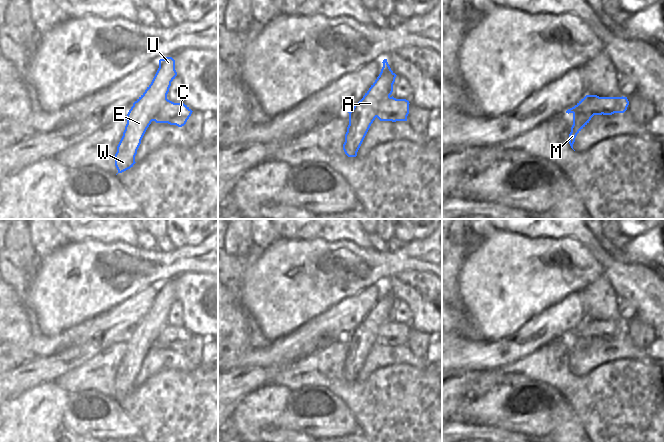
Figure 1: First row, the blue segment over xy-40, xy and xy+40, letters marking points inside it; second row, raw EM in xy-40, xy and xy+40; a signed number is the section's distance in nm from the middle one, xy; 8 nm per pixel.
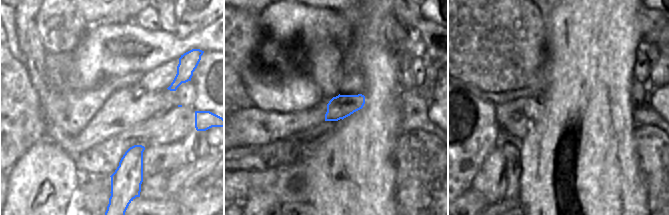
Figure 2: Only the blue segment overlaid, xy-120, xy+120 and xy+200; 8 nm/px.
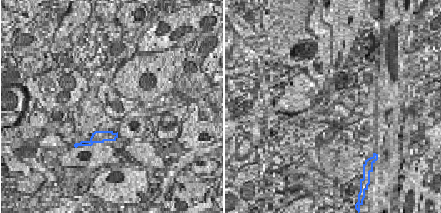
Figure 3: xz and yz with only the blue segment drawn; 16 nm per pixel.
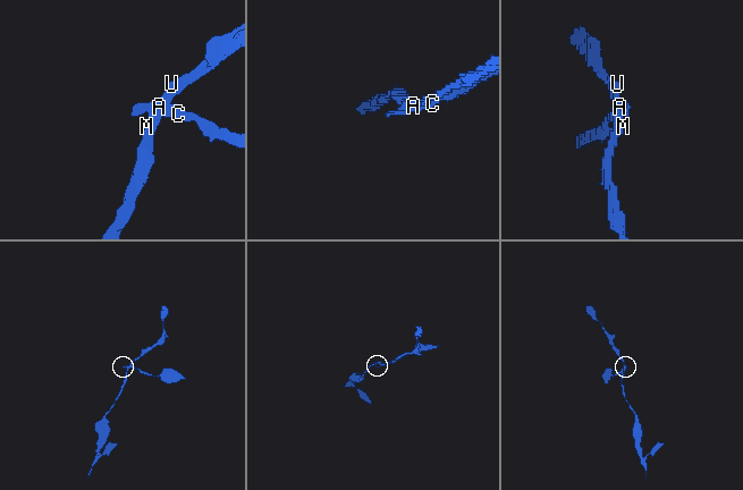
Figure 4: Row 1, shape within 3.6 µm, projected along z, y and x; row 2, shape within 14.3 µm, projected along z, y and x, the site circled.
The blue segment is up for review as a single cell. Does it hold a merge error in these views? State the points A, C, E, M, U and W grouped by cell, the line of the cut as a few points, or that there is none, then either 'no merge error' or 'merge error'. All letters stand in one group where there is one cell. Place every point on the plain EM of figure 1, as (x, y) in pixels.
A E M U W / C; cut in xy+40 along (573, 336), (584, 332), (601, 338); merge error

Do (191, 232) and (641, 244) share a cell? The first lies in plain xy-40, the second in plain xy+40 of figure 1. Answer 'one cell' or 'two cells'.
two cells

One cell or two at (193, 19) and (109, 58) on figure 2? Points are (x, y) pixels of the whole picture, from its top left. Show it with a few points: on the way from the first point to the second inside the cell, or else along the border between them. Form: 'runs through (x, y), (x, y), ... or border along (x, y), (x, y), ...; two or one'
border along (198, 30), (183, 38), (179, 38), (174, 33); two

